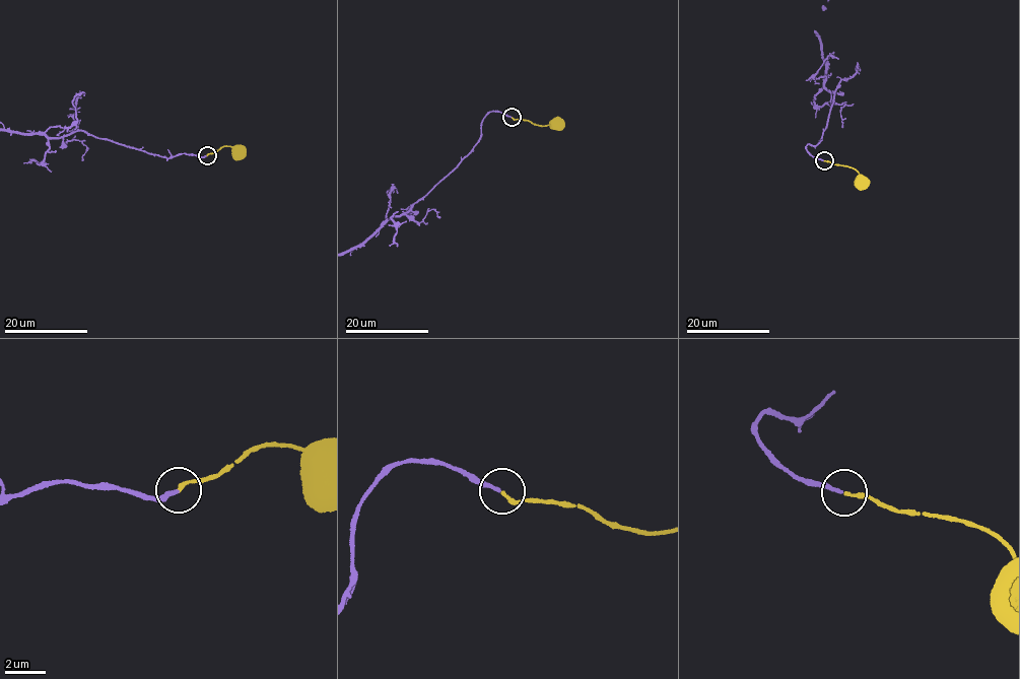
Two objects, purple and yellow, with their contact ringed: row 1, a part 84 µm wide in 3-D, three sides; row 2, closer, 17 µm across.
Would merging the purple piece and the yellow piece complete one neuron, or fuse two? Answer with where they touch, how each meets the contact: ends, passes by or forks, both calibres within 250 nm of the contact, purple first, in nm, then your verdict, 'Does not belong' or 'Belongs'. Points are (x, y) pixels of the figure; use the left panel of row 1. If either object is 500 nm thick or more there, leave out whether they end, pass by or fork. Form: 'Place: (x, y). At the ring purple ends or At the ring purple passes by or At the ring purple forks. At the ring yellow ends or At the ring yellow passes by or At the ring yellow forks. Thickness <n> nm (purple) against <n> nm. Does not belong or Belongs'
Place: (207, 155). At the ring purple ends. At the ring yellow ends. Thickness 170 nm (purple) against 170 nm. Belongs

